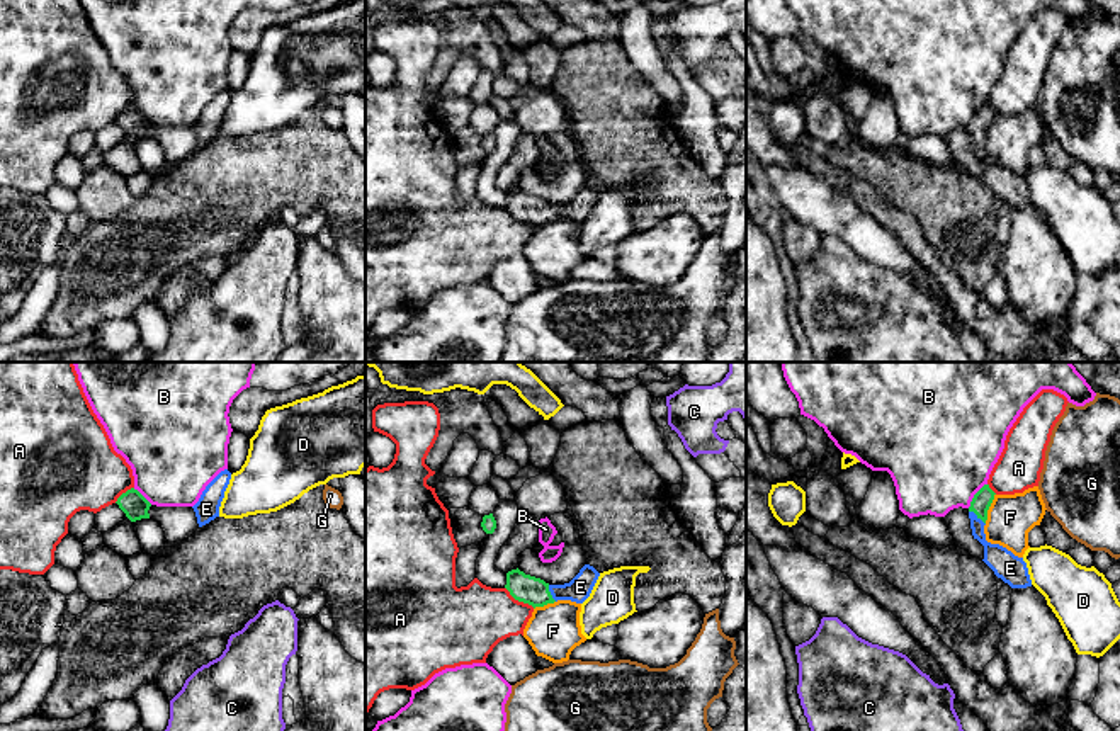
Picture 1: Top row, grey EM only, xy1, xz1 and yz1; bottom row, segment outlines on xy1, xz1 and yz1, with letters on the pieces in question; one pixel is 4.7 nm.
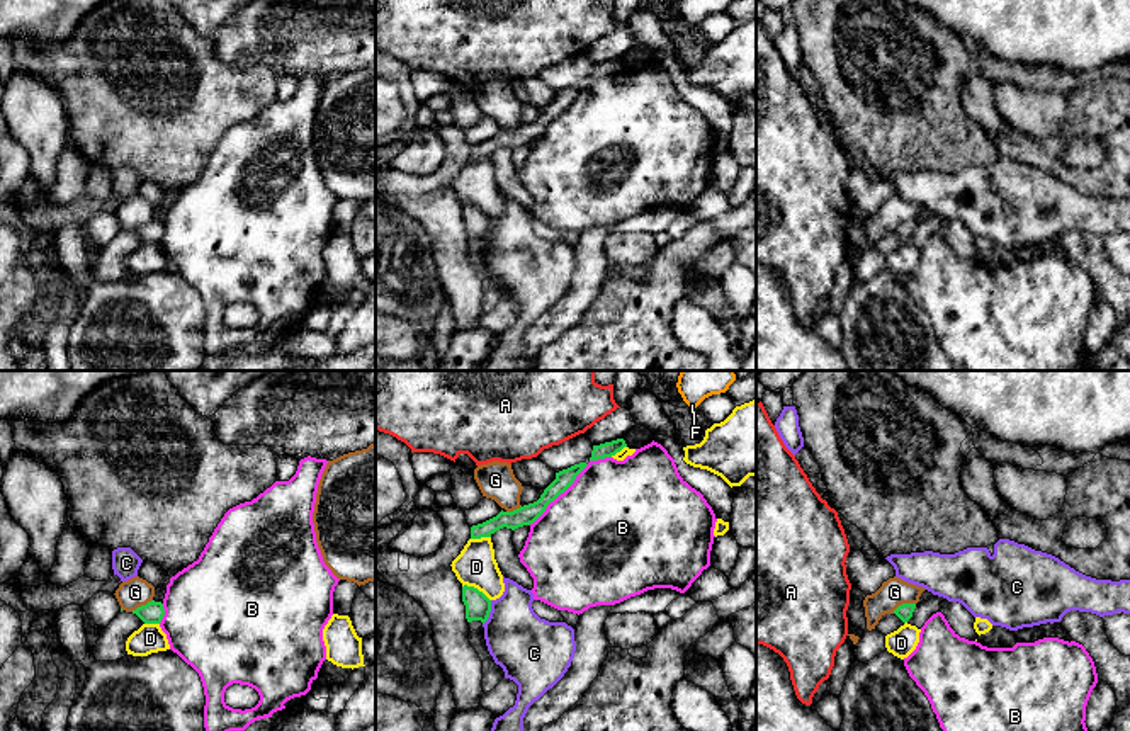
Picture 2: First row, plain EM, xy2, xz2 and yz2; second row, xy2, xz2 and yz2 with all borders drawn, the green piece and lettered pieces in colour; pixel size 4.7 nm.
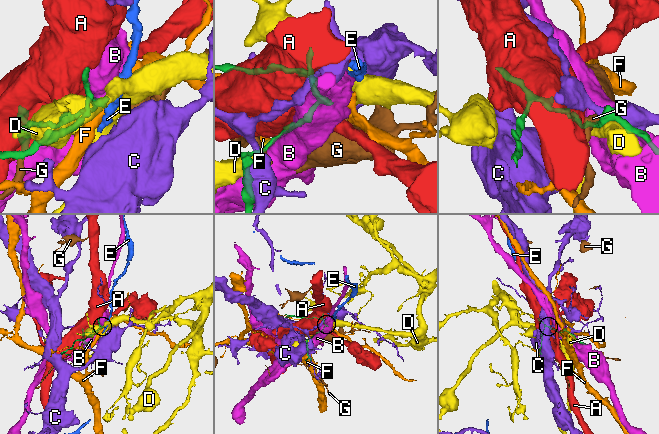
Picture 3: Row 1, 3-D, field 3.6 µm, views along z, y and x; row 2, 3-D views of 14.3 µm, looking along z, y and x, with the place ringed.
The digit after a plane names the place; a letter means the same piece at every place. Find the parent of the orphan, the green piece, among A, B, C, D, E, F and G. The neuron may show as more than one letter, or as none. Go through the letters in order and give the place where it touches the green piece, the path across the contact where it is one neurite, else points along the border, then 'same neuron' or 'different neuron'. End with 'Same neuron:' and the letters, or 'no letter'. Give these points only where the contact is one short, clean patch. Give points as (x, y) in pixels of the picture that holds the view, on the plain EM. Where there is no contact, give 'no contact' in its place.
A: meets green in xz1 at (519, 220); different neuron
B: meets green in xz2 at (558, 114); different neuron
C: meets green in xz2 at (490, 230); different neuron
D: meets green in xz2 at (476, 208); different neuron
E: meets green in yz1 at (978, 136); runs through yz1 (981, 121), (978, 136), (981, 158), (1000, 179); same neuron
F: meets green in yz1 at (988, 128); different neuron
G: meets green in yz2 at (903, 223); border along yz2 (915, 221), (904, 221), (892, 232); different neuron
Same neuron: E

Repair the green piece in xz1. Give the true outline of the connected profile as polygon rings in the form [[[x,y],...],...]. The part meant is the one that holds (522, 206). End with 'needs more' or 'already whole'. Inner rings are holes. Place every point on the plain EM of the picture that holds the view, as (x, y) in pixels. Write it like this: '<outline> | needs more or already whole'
[[[585,184],[569,202],[549,204],[544,199],[525,194],[517,187],[506,192],[505,207],[515,219],[529,223],[534,228],[557,219],[583,223],[590,216],[598,196],[600,192],[593,185]]] | needs more

